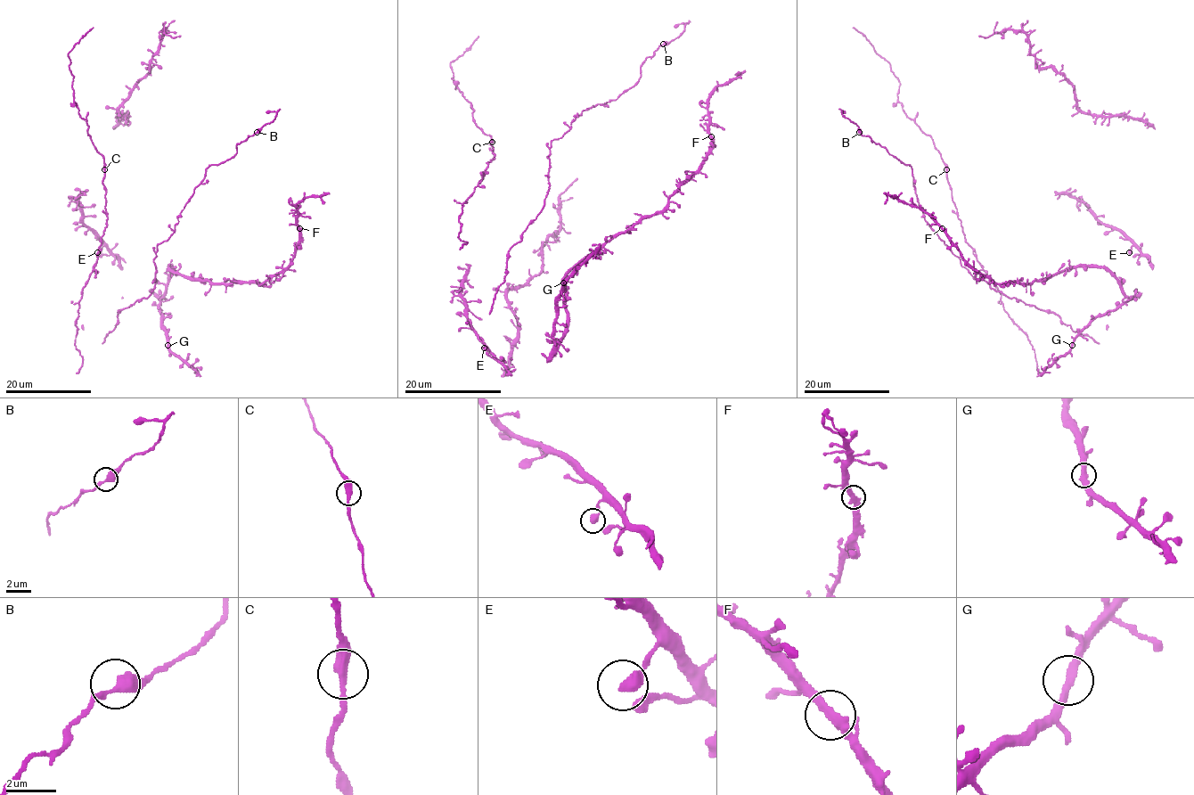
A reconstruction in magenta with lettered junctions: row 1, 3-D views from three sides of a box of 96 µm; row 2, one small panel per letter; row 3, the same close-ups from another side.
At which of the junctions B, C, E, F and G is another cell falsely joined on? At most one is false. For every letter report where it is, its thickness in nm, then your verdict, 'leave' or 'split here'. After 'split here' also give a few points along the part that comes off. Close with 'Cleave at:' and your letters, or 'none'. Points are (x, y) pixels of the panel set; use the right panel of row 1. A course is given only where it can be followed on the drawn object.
B: at (859, 132); 440 nm thick; leave
C: at (946, 169); 380 nm thick; leave
E: at (1129, 252); 360 nm thick; leave
F: at (942, 228); 360 nm thick; leave
G: at (1072, 345); 360 nm thick; leave
Cleave at: none

